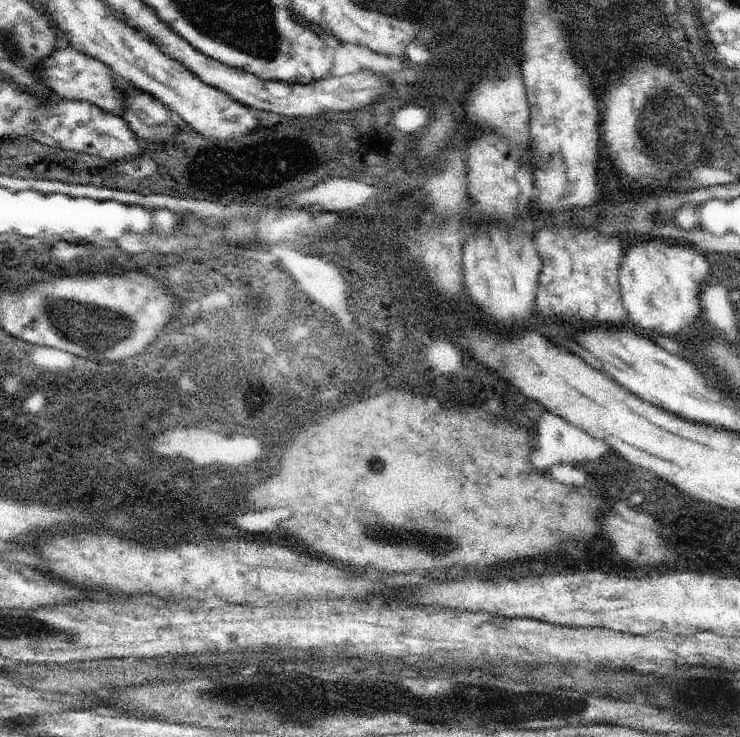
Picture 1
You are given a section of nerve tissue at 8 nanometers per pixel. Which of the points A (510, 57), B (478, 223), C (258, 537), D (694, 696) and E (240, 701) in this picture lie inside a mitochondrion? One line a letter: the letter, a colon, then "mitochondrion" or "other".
A: other
B: other
C: other
D: mitochondrion
E: mitochondrion

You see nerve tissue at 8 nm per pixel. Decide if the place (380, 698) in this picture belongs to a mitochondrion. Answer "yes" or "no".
yes

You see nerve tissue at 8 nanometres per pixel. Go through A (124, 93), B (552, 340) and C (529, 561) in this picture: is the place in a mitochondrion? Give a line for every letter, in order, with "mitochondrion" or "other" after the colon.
A: other
B: other
C: other

